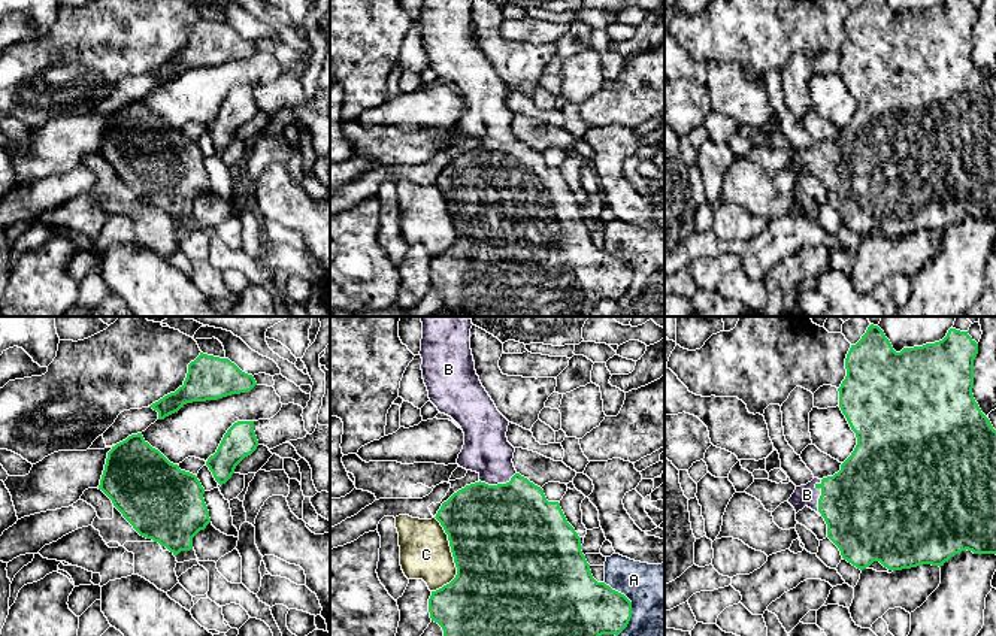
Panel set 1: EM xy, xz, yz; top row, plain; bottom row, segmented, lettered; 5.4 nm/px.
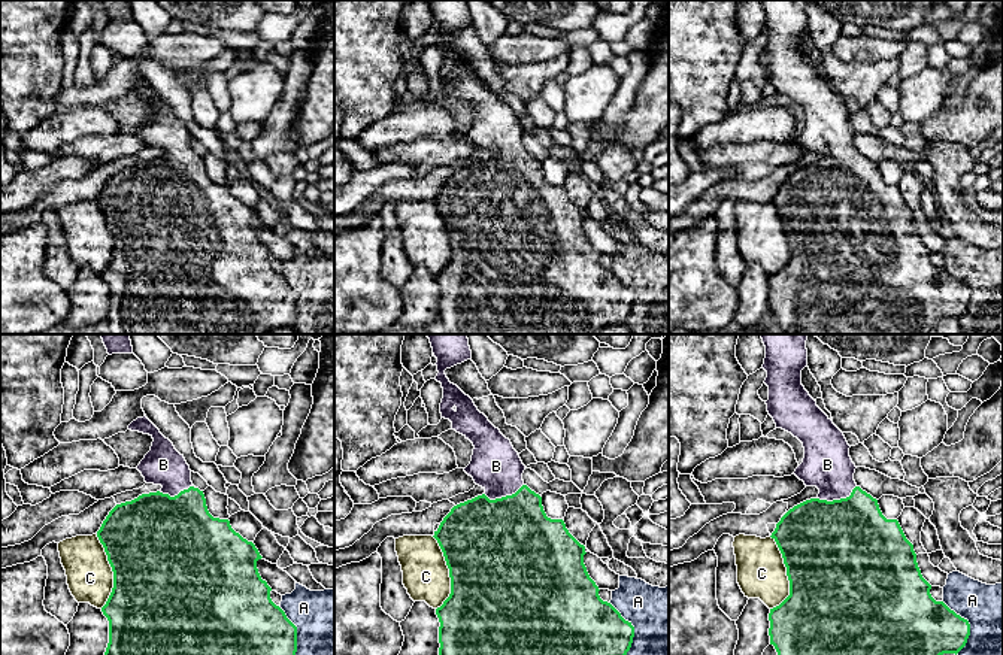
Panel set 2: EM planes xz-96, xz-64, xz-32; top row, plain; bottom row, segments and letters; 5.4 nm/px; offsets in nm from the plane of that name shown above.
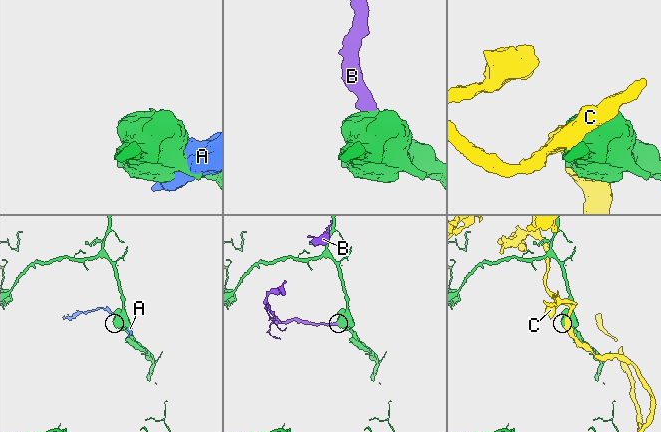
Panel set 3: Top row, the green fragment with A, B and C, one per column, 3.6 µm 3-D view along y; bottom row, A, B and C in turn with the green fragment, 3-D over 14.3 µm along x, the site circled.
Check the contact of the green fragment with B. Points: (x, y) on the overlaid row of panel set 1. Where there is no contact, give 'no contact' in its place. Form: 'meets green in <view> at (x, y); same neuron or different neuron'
meets green in yz at (820, 497); same neuron

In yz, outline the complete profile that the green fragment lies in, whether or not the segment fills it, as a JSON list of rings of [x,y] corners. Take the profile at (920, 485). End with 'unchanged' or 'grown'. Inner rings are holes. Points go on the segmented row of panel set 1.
[[[871,324],[862,339],[851,345],[845,358],[847,376],[838,391],[839,408],[856,433],[857,445],[841,464],[838,473],[823,479],[814,478],[806,485],[796,487],[787,502],[794,508],[796,514],[808,506],[823,517],[827,524],[827,537],[839,548],[842,558],[857,569],[863,570],[874,561],[880,561],[888,570],[911,569],[923,564],[941,567],[951,557],[966,549],[974,554],[996,554],[996,430],[981,412],[972,394],[974,360],[977,354],[978,343],[968,331],[956,328],[950,328],[939,342],[903,348],[900,352],[896,352],[884,331],[878,325]]]; grown

